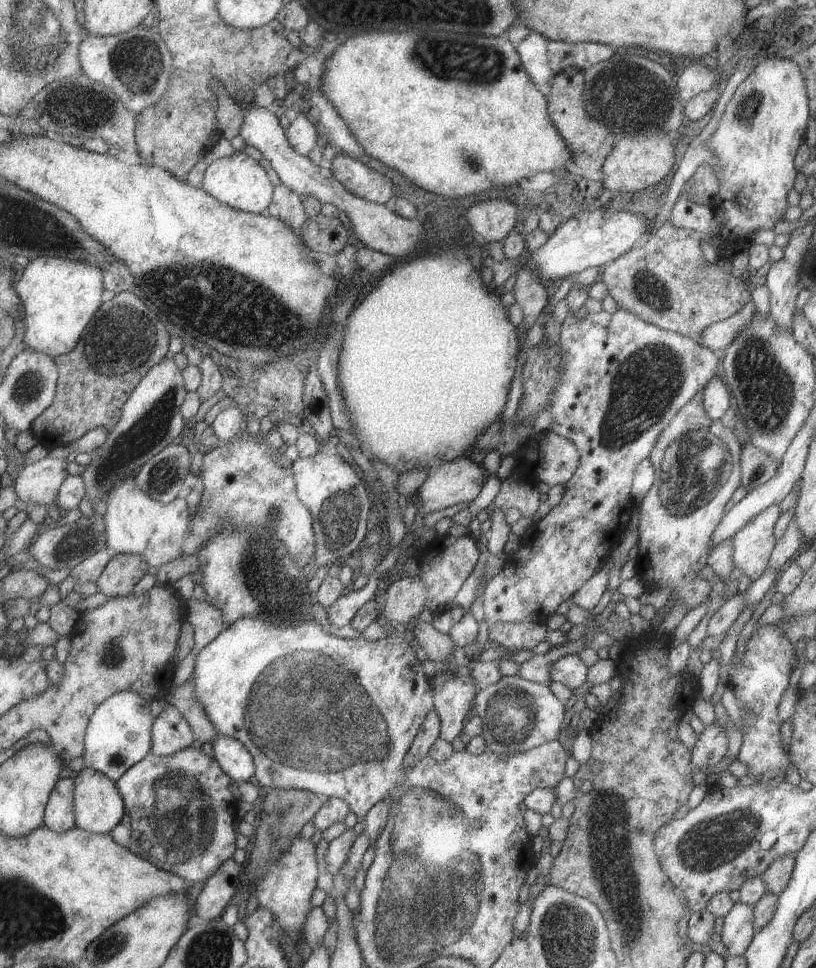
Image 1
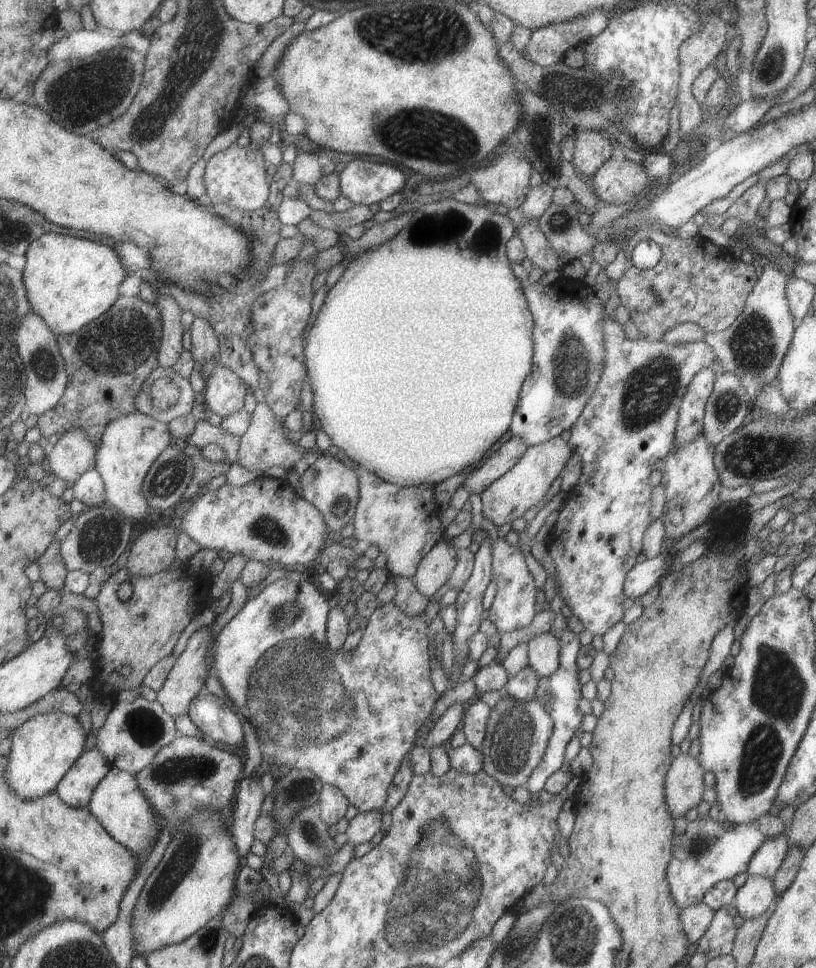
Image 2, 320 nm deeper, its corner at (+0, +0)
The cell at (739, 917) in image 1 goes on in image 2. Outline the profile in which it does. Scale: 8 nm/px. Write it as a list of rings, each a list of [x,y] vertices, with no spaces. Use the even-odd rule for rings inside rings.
[[[749,875],[744,884],[736,890],[733,898],[735,910],[743,920],[759,916],[773,901],[772,877]]]

